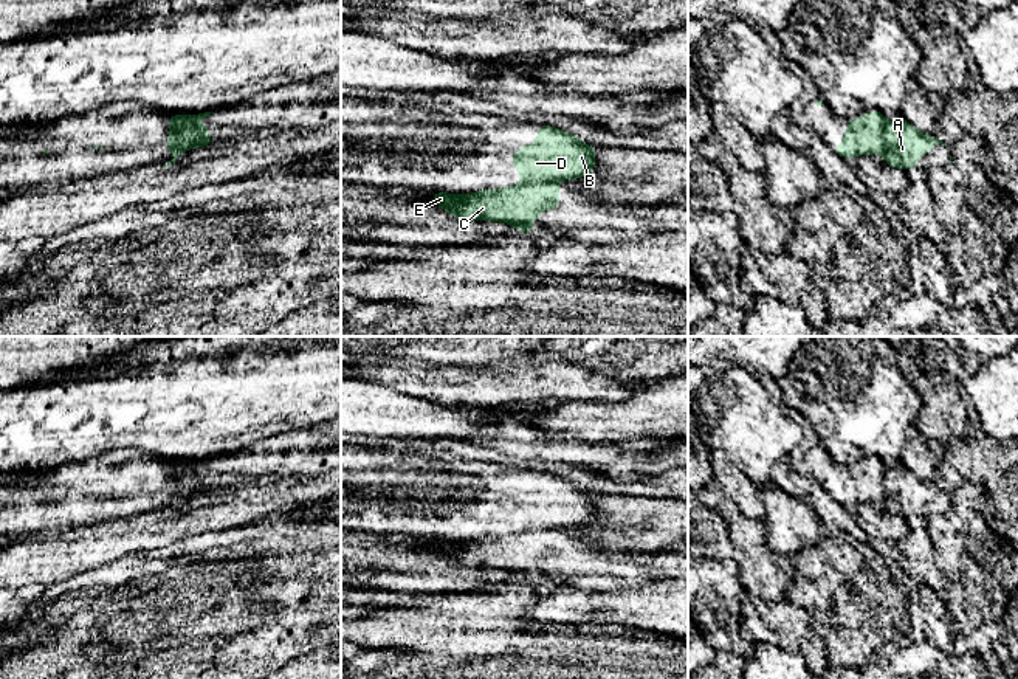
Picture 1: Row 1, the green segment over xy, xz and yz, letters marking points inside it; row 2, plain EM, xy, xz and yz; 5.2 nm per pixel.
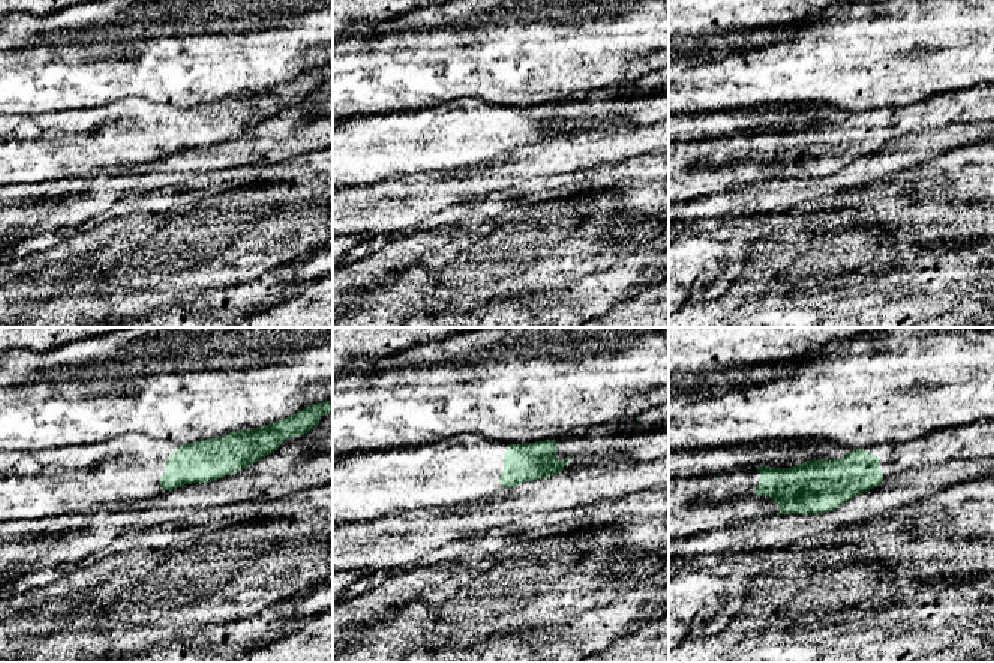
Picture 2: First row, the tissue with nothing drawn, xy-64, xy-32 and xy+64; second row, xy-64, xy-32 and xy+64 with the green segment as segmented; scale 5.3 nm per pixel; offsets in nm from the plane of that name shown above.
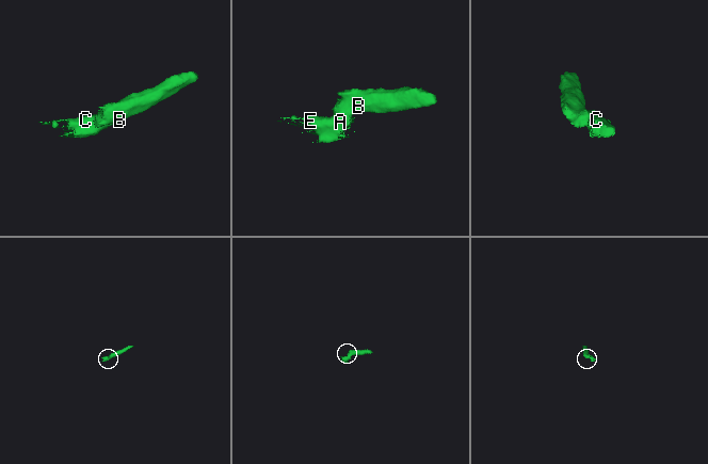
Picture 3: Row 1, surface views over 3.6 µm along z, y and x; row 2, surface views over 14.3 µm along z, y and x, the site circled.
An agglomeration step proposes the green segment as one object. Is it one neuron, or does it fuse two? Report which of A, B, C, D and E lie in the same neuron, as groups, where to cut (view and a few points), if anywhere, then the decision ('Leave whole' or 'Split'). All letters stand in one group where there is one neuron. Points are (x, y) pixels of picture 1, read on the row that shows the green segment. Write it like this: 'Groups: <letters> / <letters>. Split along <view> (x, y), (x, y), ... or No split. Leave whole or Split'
Groups: A C E / B D. Split along xy (199, 117), (182, 127), (180, 135), (192, 140), (186, 149). Split

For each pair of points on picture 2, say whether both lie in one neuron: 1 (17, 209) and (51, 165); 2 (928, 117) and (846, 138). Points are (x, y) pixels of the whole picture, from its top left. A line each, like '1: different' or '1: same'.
1: different
2: same

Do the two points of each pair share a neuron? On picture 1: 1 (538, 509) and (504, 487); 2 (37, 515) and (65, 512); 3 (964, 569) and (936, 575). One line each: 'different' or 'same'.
1: same
2: same
3: different

